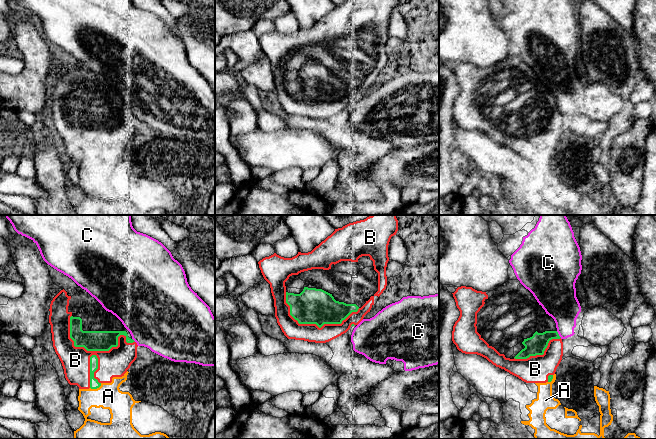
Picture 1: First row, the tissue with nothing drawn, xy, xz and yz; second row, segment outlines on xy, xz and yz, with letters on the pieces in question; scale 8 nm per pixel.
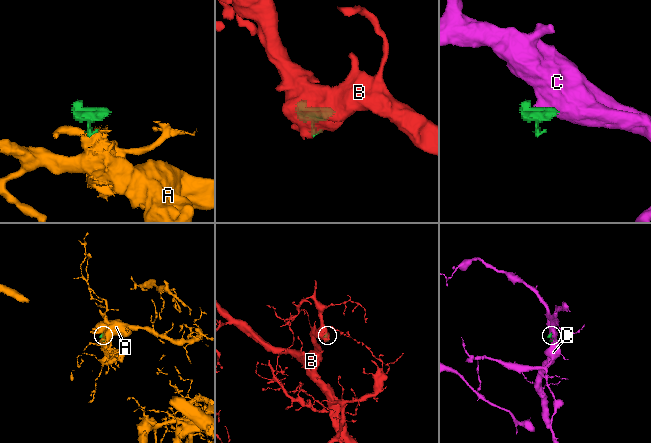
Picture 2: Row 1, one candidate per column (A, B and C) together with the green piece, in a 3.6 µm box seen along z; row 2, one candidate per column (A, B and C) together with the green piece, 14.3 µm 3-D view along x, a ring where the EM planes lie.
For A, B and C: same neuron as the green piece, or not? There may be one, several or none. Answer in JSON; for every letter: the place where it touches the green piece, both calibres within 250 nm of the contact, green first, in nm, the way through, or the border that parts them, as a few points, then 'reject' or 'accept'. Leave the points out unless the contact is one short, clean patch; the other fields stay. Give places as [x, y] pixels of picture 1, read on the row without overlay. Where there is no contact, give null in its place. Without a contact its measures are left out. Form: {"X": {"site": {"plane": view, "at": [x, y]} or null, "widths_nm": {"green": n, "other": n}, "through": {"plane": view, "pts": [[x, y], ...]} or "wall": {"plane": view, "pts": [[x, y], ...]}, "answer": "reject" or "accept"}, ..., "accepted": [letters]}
{"A": {"site": {"plane": "xy", "at": [96, 164]}, "widths_nm": {"green": 80, "other": 200}, "wall": {"plane": "xy", "pts": [[101, 159], [96, 164], [90, 164]]}, "answer": "reject"}, "B": {"site": {"plane": "xy", "at": [95, 126]}, "widths_nm": {"green": 160, "other": 220}, "answer": "accept"}, "C": {"site": {"plane": "yz", "at": [558, 110]}, "widths_nm": {"green": 160, "other": 260}, "answer": "reject"}, "accepted": ["B"]}

